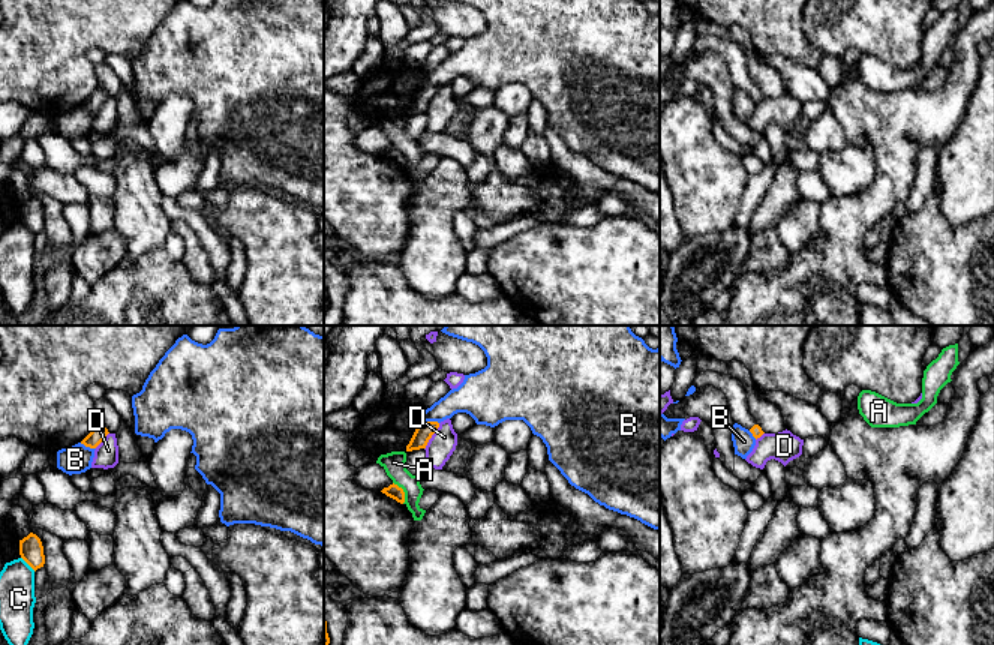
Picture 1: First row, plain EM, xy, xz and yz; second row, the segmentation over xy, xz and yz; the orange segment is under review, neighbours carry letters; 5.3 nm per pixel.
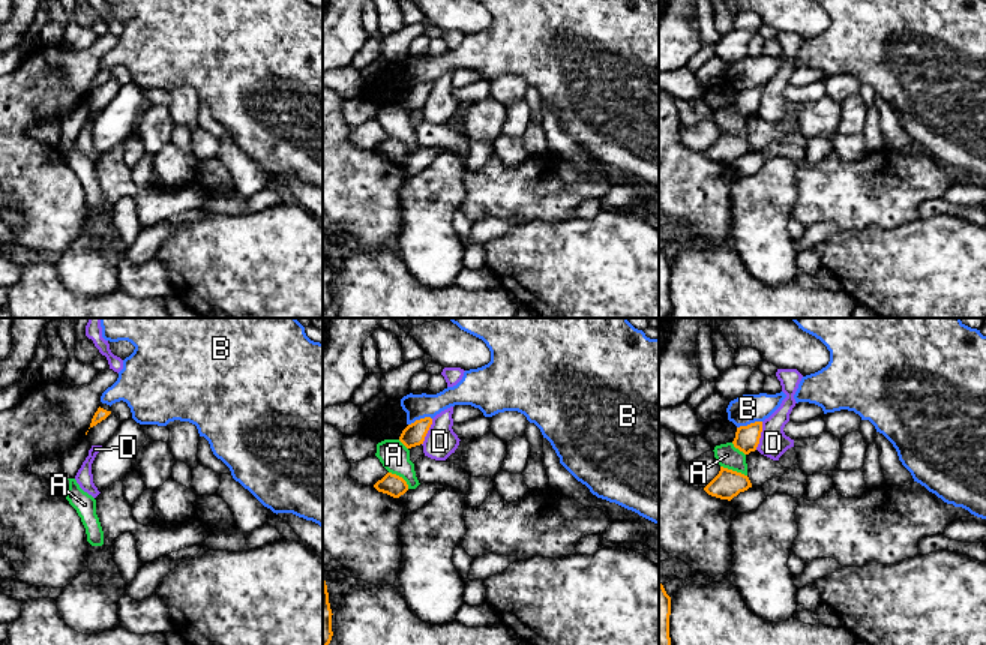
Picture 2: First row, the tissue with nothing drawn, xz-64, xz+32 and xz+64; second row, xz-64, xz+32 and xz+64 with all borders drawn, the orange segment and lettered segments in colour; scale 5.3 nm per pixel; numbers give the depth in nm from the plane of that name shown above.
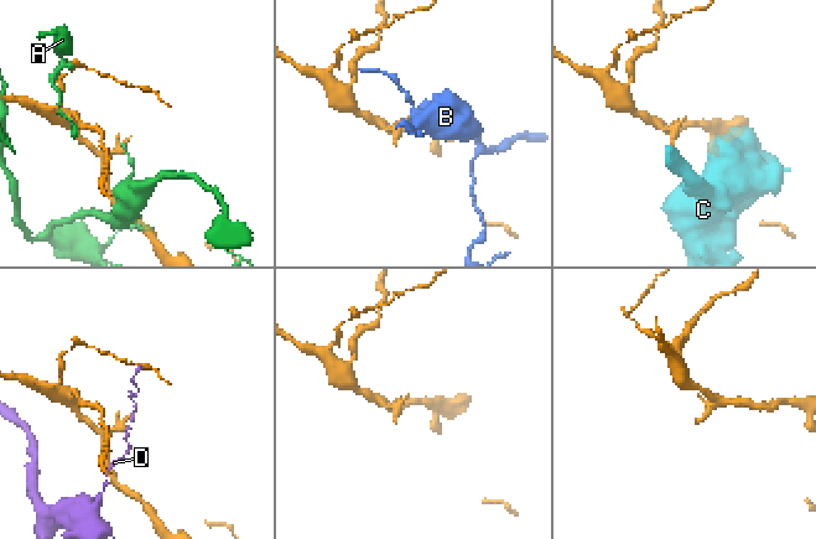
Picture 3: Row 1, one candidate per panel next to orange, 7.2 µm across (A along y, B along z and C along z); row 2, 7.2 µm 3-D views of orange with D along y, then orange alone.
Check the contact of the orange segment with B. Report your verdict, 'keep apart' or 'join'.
keep apart

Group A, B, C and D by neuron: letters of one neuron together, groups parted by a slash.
A / B / C / D

